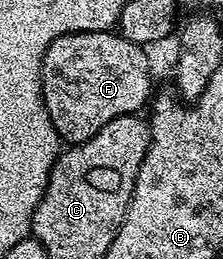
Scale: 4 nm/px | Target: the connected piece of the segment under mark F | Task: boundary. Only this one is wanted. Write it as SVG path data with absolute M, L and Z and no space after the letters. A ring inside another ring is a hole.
M84 33L57 37L43 55L43 100L60 140L67 145L83 143L119 115L142 112L143 99L152 98L151 75L153 68L144 56L144 48L138 43L128 43L124 35Z

